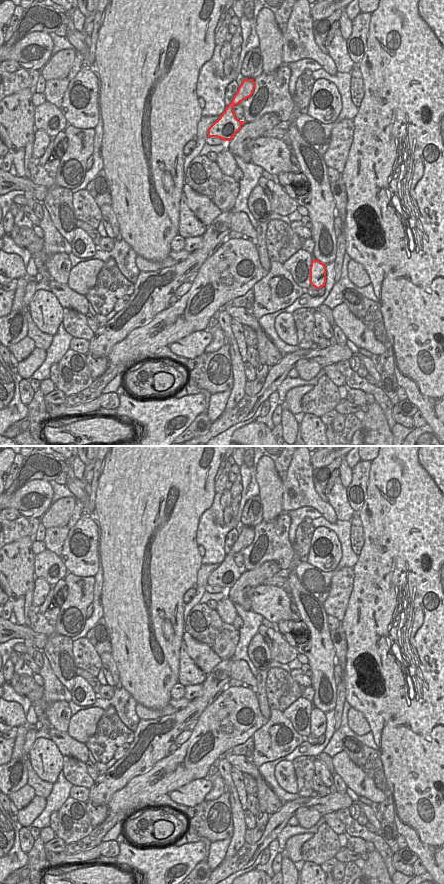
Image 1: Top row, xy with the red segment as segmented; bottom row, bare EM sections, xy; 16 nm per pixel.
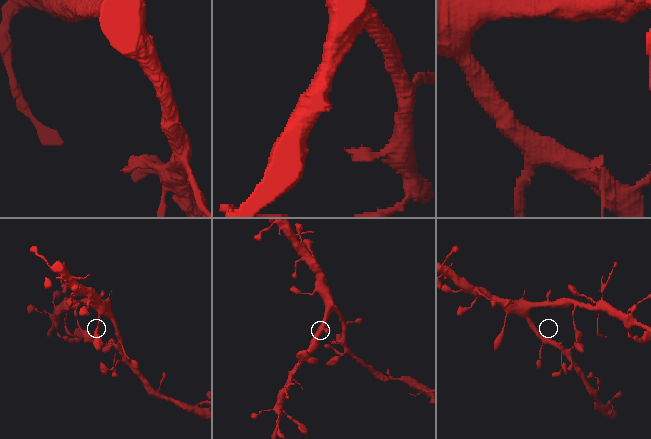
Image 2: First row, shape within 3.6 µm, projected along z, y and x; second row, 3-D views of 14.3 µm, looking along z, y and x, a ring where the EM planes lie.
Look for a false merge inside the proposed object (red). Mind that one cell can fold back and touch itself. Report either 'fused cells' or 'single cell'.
single cell

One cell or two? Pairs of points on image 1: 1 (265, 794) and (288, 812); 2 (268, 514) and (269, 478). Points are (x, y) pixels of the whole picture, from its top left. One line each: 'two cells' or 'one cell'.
1: two cells
2: one cell

